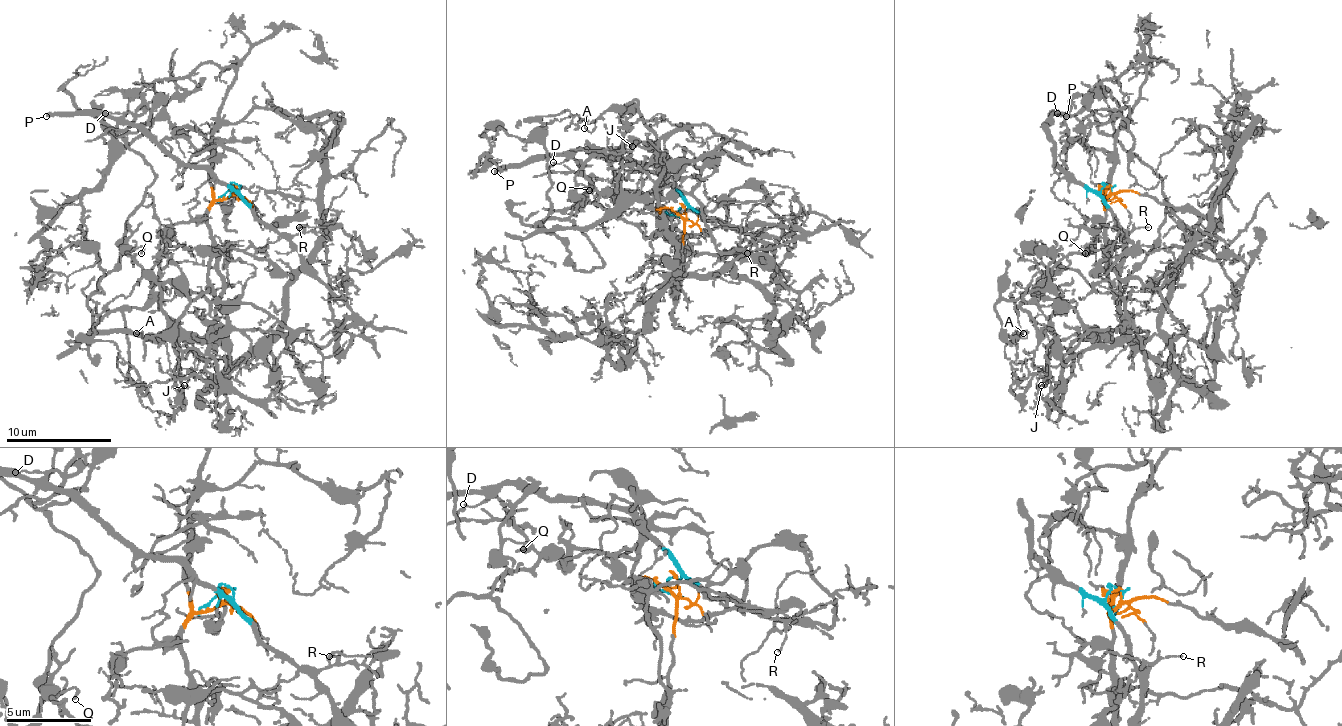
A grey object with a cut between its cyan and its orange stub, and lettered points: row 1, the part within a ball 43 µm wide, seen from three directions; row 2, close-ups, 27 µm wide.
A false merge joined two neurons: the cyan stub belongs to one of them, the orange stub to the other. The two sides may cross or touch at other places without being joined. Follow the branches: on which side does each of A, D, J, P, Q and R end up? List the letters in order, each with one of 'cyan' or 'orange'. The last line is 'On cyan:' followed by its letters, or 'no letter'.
A: orange
D: cyan
J: orange
P: cyan
Q: orange
R: cyan
On cyan: D, P, R

